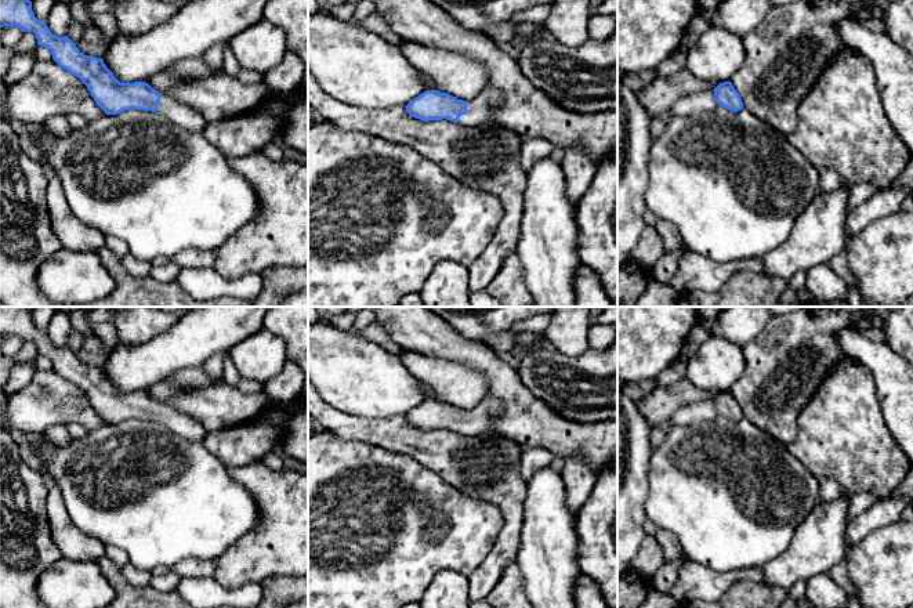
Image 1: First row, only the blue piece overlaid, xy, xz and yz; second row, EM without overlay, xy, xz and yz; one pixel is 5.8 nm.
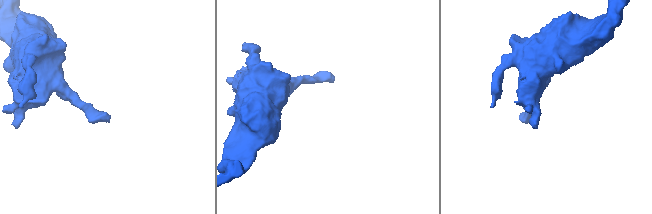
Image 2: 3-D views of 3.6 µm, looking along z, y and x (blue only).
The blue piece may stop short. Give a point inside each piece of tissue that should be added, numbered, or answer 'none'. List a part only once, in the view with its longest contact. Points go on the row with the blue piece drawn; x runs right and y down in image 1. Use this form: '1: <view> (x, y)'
1: xz (479, 111)

